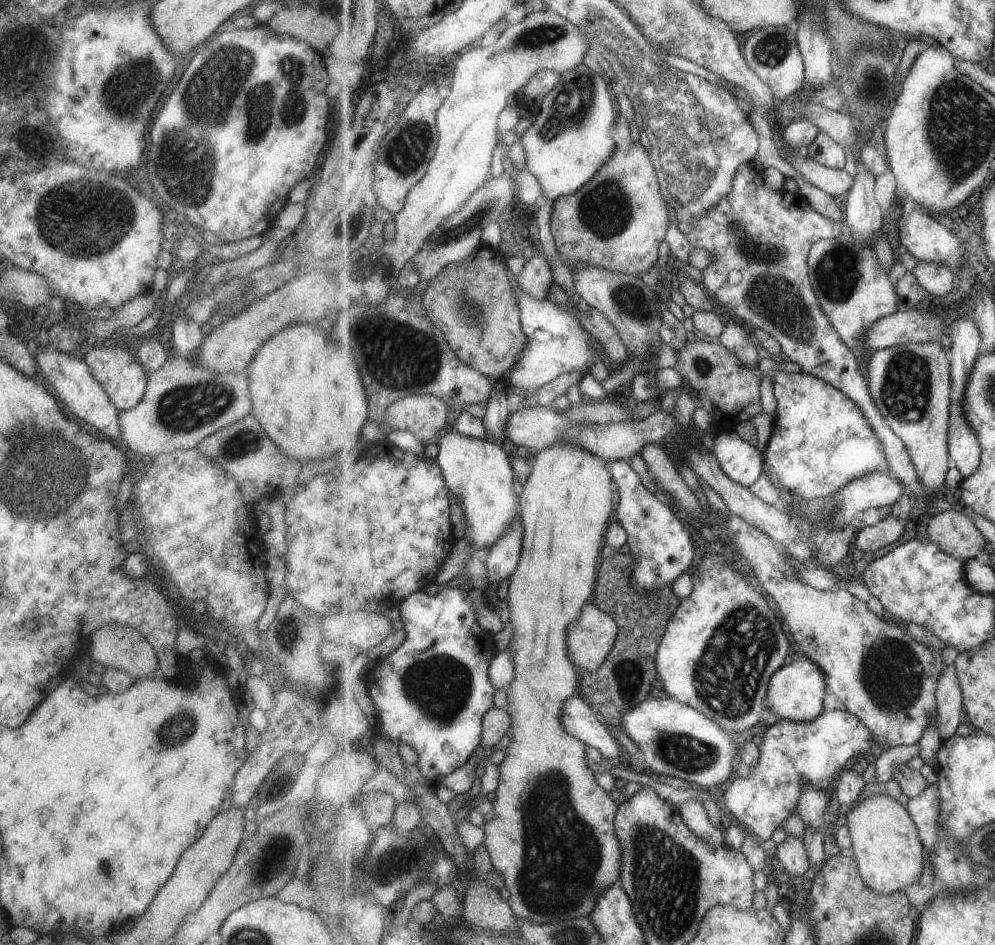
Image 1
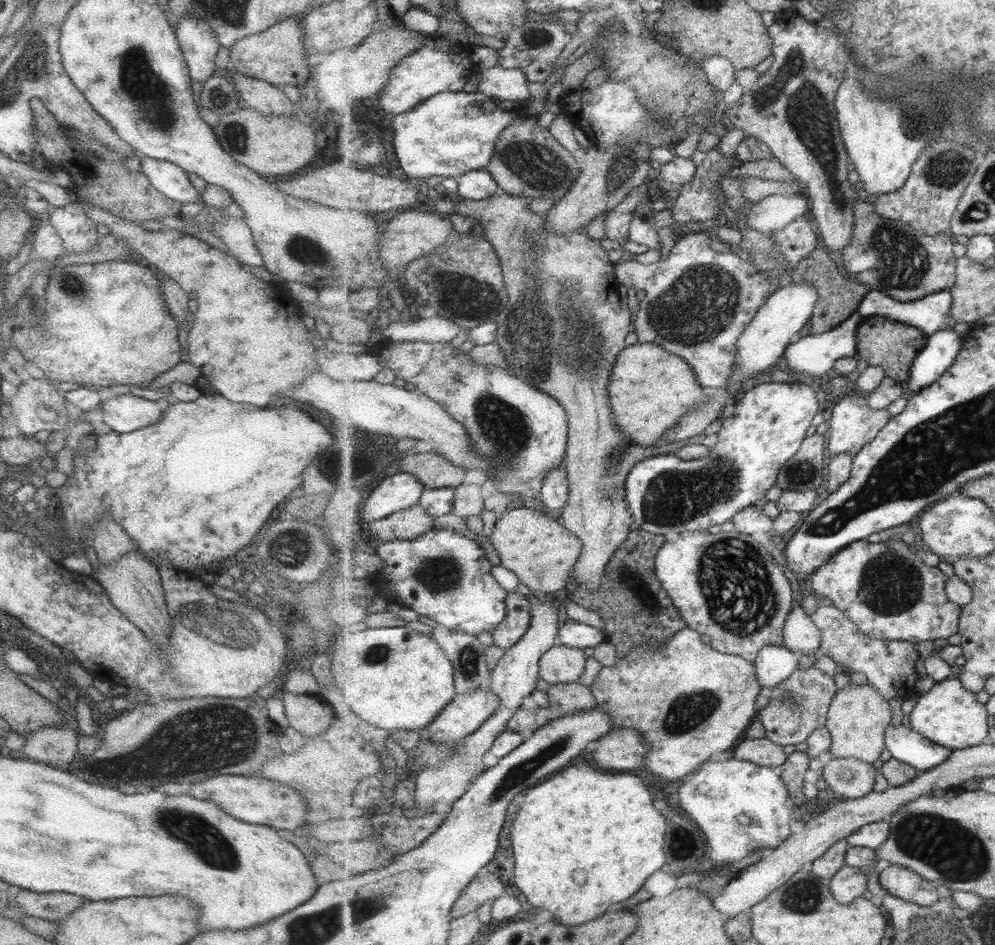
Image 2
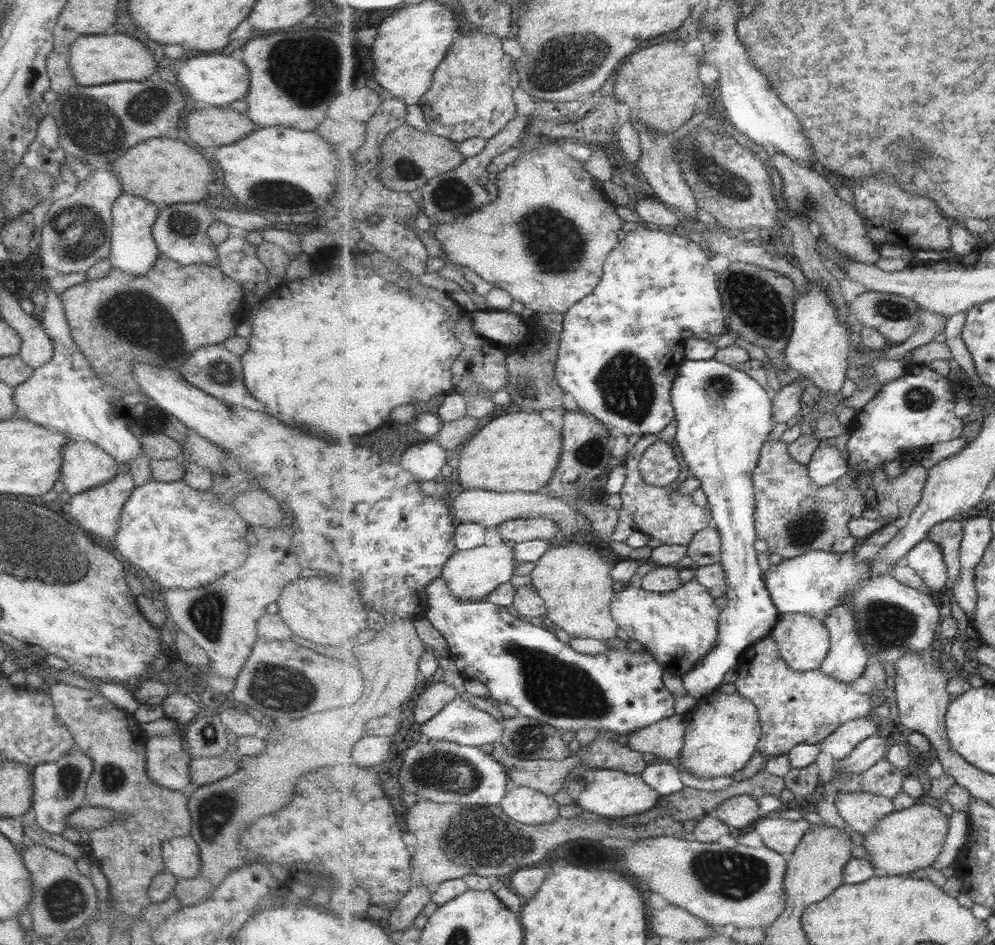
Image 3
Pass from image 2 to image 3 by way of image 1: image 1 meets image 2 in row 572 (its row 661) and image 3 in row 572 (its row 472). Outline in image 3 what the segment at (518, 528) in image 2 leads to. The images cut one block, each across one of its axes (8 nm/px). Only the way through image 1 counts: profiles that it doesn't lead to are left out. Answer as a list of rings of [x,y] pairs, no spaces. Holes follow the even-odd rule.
[[[578,538],[554,544],[535,563],[535,568],[530,574],[531,584],[546,600],[548,613],[545,618],[549,616],[559,628],[565,630],[573,638],[596,638],[603,642],[607,638],[615,638],[619,626],[617,620],[612,616],[612,598],[616,596],[616,592],[613,590],[613,565],[613,561],[603,558],[593,546],[585,545]]]

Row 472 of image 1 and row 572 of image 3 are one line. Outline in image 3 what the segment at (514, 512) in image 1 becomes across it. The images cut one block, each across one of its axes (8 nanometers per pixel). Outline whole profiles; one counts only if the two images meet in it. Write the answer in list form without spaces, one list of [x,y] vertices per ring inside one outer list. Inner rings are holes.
[[[502,542],[494,546],[483,545],[474,549],[456,551],[447,561],[443,577],[455,596],[464,601],[481,601],[498,586],[513,578],[516,565],[516,550],[512,544],[505,545],[505,542]]]

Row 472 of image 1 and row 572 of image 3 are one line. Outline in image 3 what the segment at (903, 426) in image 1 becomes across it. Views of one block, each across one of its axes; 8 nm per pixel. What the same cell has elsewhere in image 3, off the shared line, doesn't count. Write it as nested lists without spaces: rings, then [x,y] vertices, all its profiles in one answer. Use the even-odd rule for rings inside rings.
[[[927,538],[920,542],[909,552],[905,563],[923,577],[925,587],[942,595],[949,583],[949,575],[942,548],[935,541]]]

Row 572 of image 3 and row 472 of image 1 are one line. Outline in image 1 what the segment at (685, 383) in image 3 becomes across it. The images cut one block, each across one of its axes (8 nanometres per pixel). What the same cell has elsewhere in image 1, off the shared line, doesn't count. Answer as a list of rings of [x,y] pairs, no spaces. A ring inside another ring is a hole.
[[[734,430],[713,434],[712,450],[723,470],[743,486],[755,484],[764,473],[764,458],[759,448],[743,440]]]

